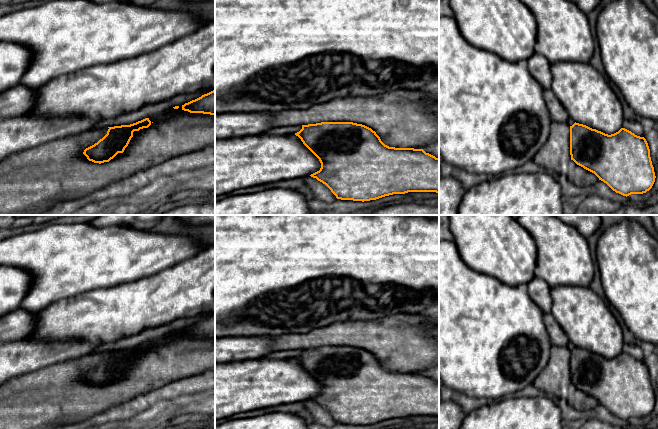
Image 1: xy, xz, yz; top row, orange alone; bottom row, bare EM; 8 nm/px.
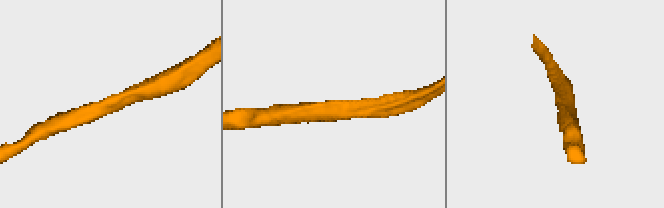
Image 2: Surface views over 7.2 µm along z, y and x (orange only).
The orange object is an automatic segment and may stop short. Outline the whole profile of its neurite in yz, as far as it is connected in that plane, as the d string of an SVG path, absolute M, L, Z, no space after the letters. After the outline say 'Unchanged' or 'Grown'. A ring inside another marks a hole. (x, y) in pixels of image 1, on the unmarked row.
M575 346L570 350L570 379L577 389L594 397L613 415L626 421L646 417L655 406L656 400L646 363L625 352L608 359Z. Unchanged

